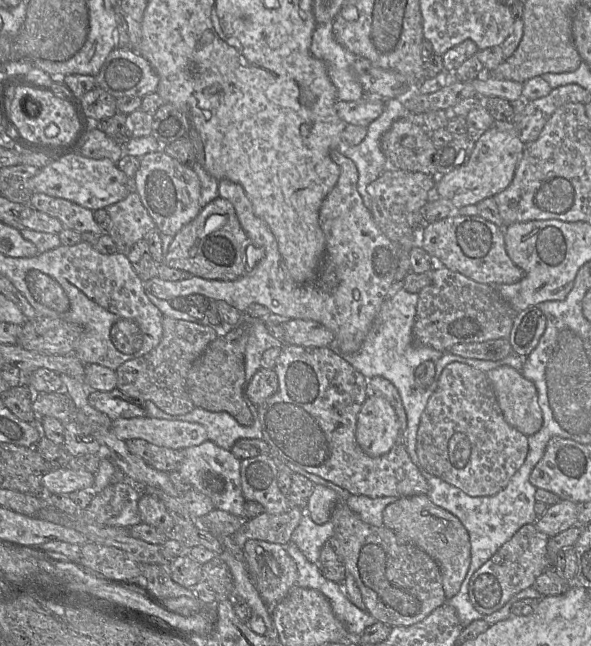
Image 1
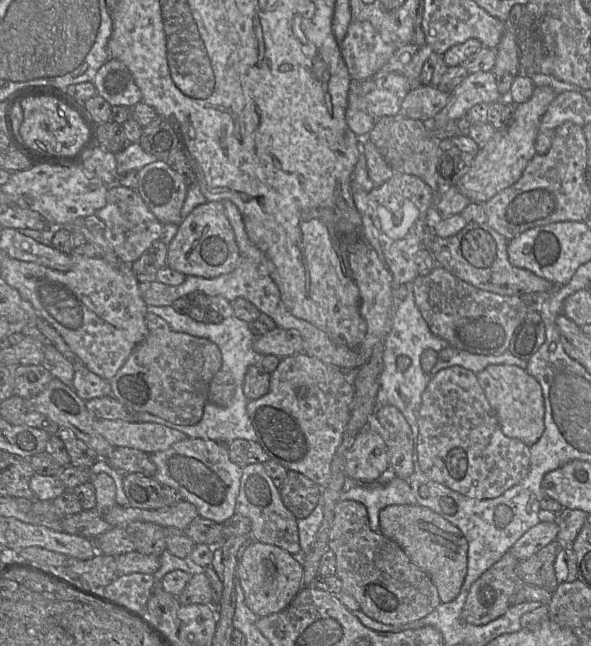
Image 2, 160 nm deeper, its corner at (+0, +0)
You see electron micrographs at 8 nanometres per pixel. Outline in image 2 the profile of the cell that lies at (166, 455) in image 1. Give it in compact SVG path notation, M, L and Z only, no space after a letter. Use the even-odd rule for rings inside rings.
M115 447L113 452L105 459L108 464L121 473L139 473L153 477L156 465L150 454L128 447Z

